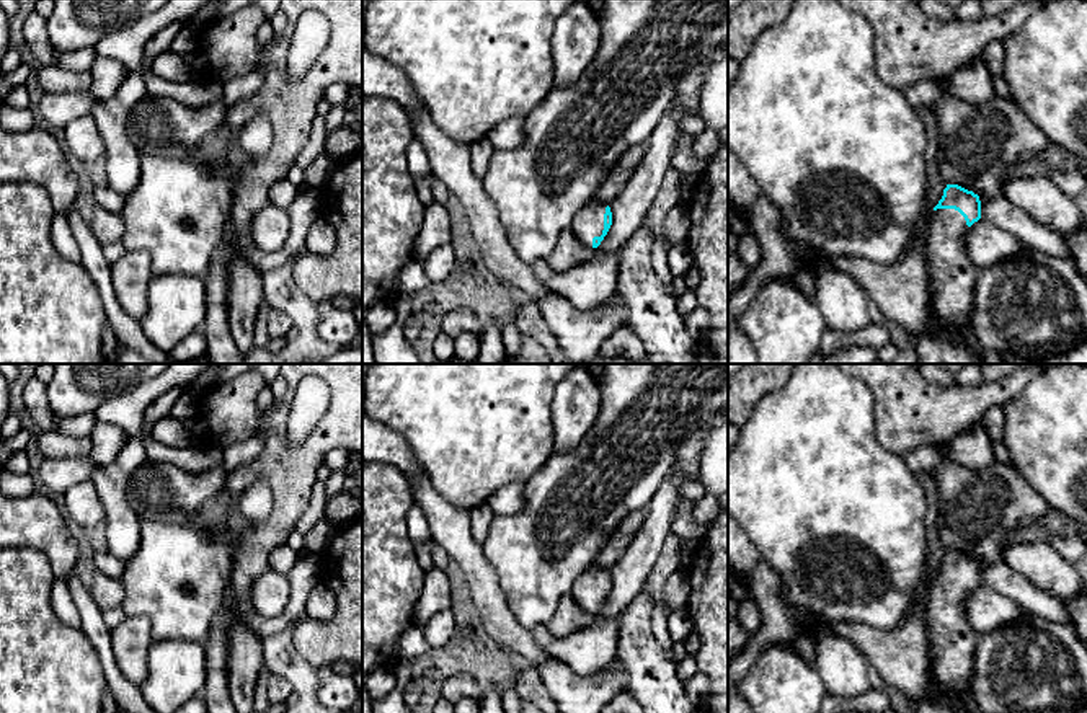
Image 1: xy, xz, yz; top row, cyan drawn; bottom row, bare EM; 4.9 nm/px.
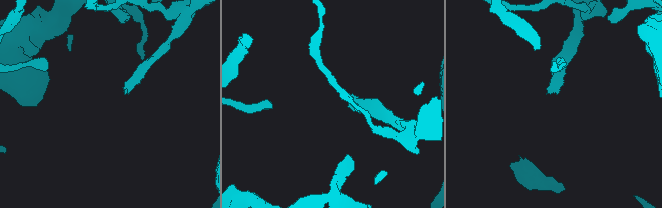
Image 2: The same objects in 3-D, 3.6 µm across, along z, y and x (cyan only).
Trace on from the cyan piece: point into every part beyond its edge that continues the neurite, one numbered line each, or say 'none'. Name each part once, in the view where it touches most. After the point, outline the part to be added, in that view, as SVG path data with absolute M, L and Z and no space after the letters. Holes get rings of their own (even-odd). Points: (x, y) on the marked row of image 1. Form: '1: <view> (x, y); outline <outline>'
1: xz (590, 221); outline M592 199L573 219L571 232L586 246L592 246L592 238L601 237L604 230L606 204Z

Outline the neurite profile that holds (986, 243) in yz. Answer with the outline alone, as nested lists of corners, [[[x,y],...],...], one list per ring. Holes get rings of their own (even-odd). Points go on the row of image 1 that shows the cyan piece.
[[[983,217],[966,232],[965,253],[979,269],[1009,259],[1023,250],[1027,246],[1020,240]]]

